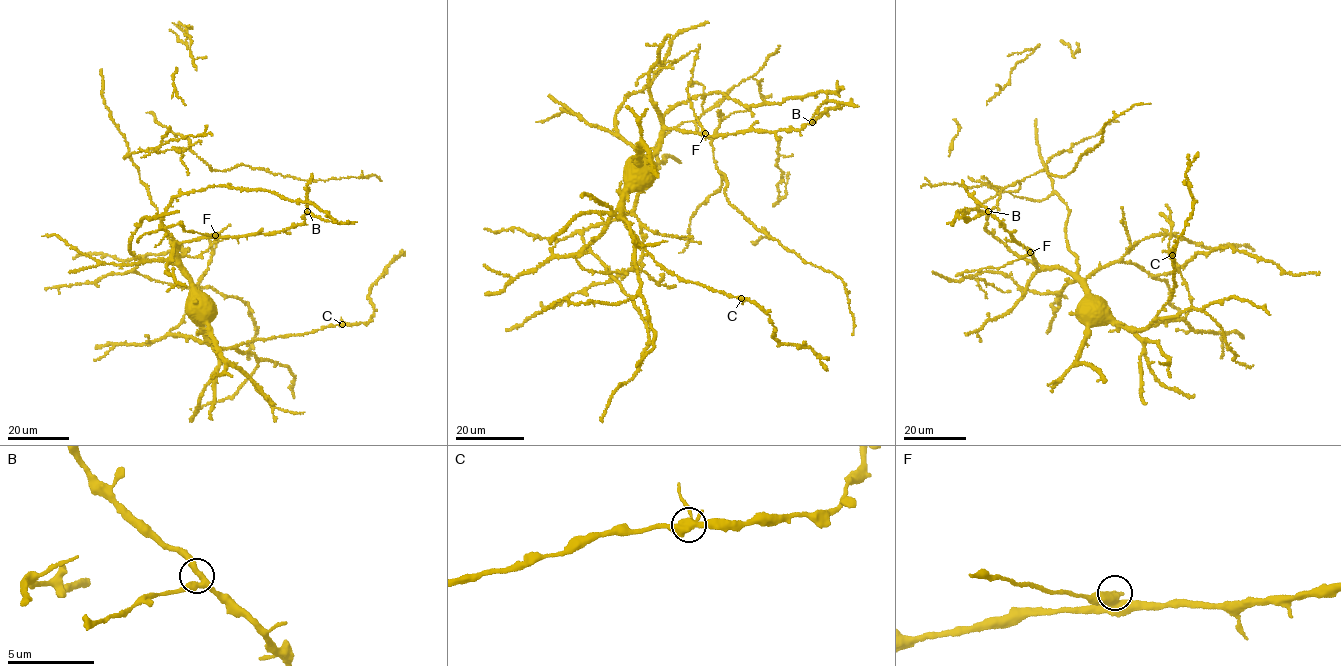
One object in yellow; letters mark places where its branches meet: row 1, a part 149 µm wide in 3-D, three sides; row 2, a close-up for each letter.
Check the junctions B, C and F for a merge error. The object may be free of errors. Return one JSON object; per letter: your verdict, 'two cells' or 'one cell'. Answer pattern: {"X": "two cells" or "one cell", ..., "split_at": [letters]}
{"B": "one cell", "C": "one cell", "F": "one cell", "split_at": []}

